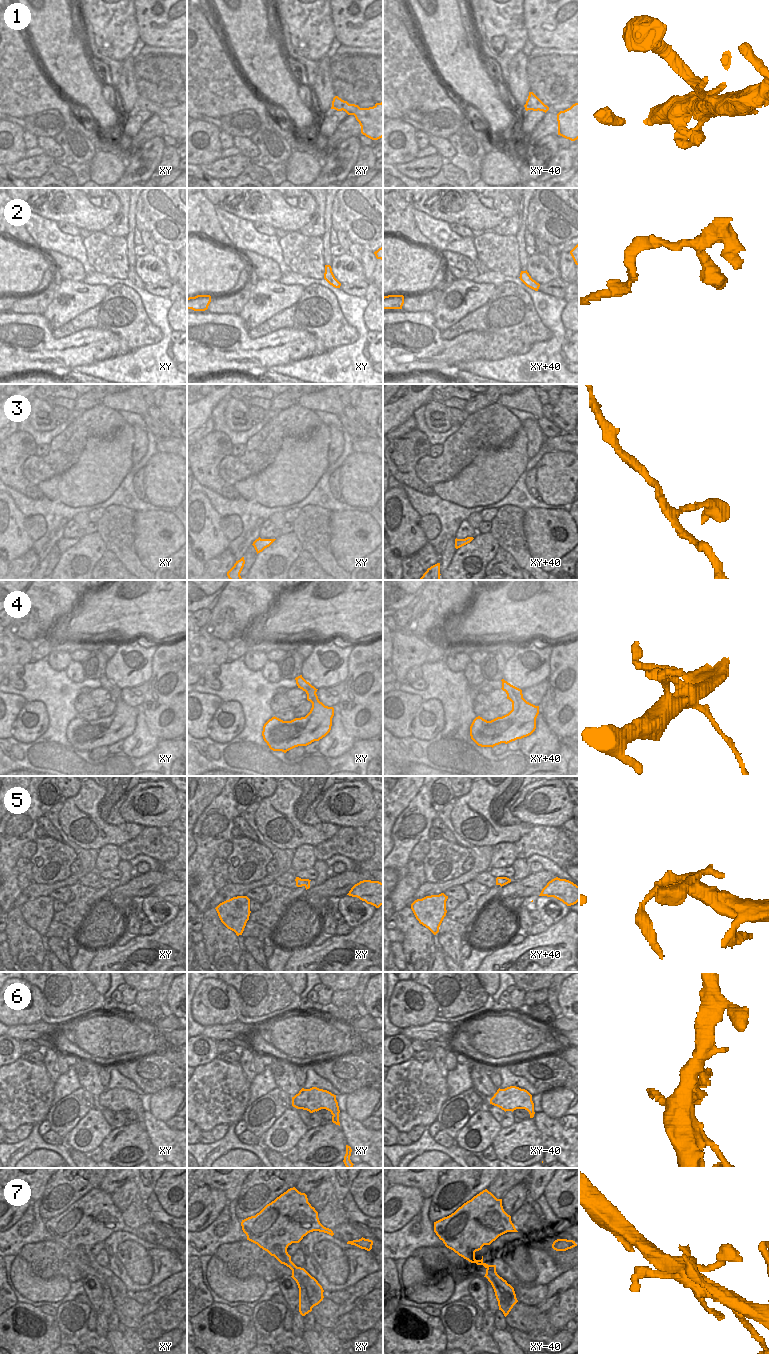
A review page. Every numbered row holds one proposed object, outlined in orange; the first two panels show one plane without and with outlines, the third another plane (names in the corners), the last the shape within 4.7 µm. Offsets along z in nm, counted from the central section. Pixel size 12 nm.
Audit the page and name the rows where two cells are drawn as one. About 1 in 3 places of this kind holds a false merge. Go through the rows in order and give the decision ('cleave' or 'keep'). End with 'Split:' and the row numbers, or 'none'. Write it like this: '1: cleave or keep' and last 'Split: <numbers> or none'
1: cleave
2: keep
3: keep
4: keep
5: cleave
6: cleave
7: cleave
Split: 1, 5, 6, 7

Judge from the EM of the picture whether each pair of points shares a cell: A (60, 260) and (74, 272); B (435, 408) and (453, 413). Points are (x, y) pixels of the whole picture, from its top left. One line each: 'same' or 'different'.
A: same
B: different

